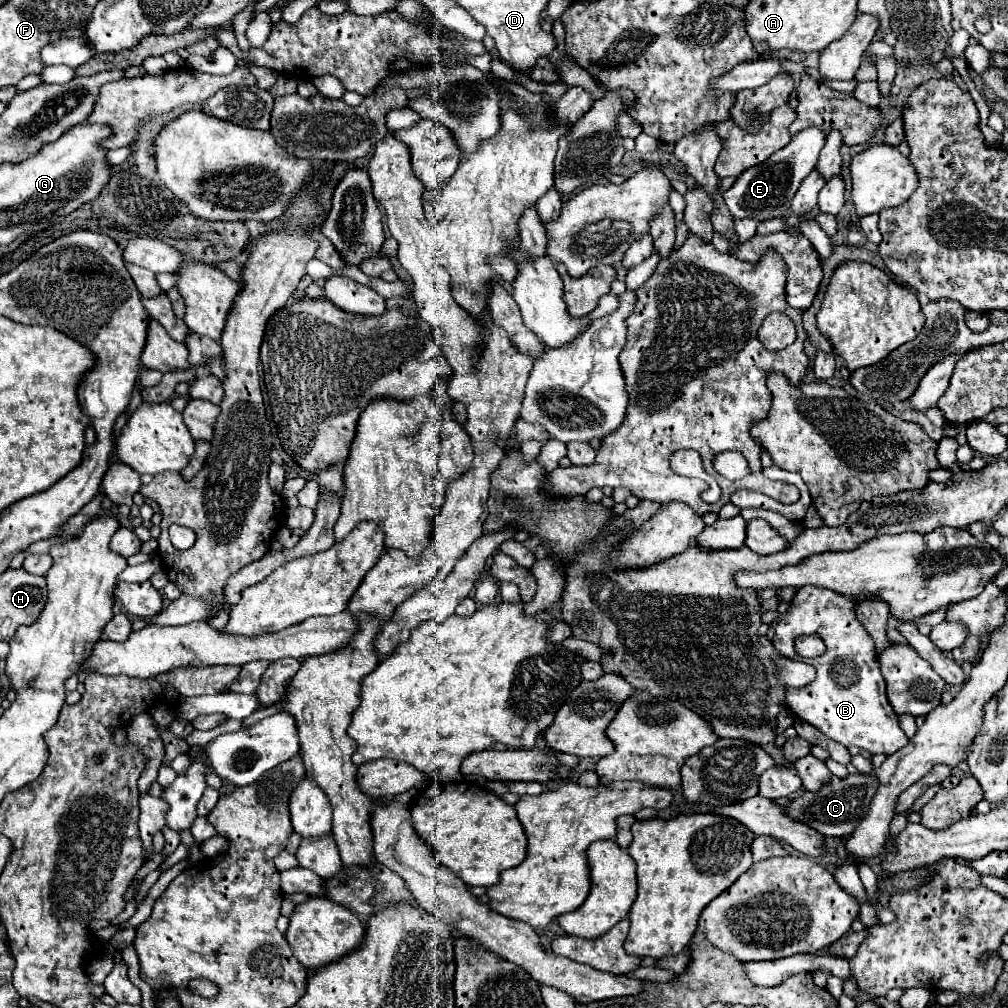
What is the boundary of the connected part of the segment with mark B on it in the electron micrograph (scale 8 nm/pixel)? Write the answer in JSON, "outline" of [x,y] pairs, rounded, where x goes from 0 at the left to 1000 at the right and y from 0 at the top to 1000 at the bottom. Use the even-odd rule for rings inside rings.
{"outline":[[[813,581],[793,583],[783,605],[773,611],[767,639],[777,651],[801,657],[811,665],[811,673],[803,681],[781,687],[781,700],[795,714],[807,718],[820,732],[826,732],[836,740],[852,740],[864,748],[886,748],[902,736],[890,718],[888,704],[880,694],[868,639],[850,617],[844,593]],[[797,629],[813,629],[820,641],[820,647],[813,653],[793,651],[789,645],[789,635]]]}

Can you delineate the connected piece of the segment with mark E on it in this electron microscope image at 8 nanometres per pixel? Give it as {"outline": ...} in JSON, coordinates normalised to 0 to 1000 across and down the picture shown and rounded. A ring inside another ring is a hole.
{"outline":[[[799,127],[791,131],[779,147],[765,153],[757,163],[737,171],[737,175],[733,175],[729,183],[717,192],[717,198],[725,214],[727,216],[745,214],[755,220],[781,210],[785,204],[785,196],[793,188],[795,179],[809,167],[816,145],[818,145],[818,131],[814,127]]]}

